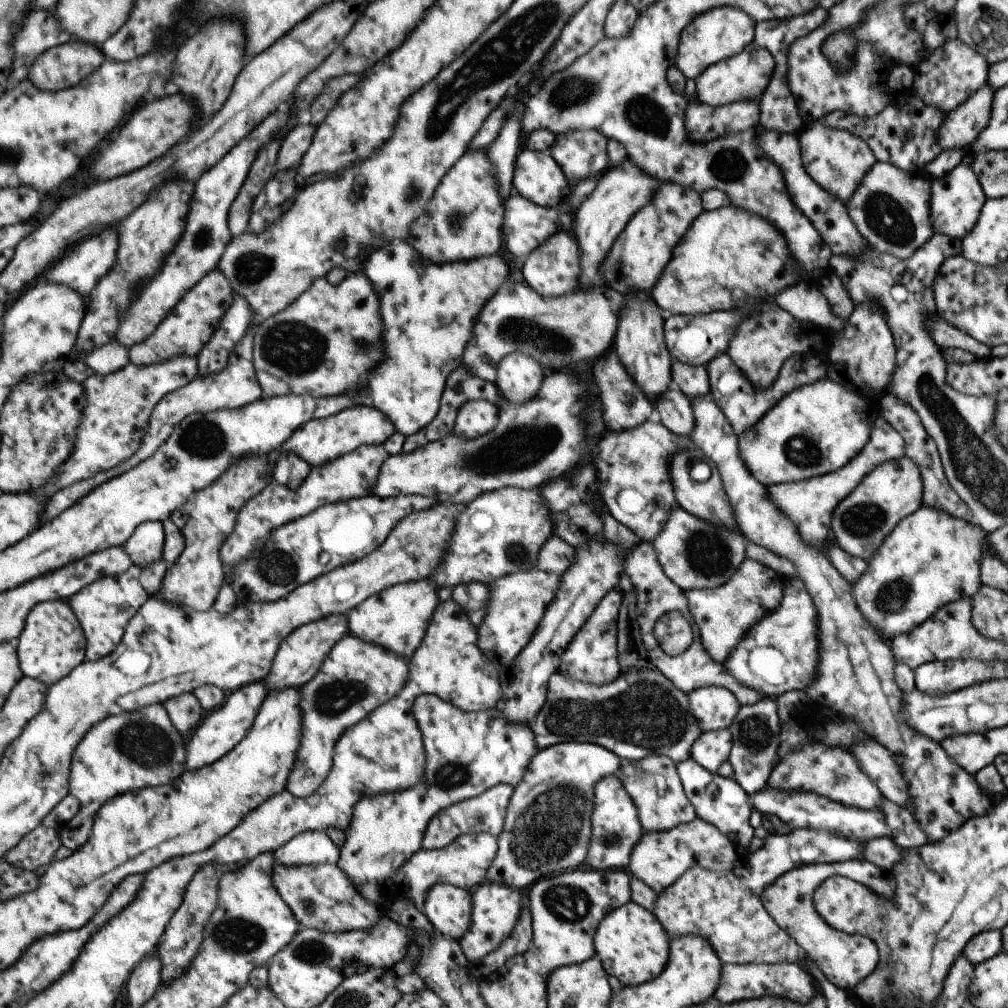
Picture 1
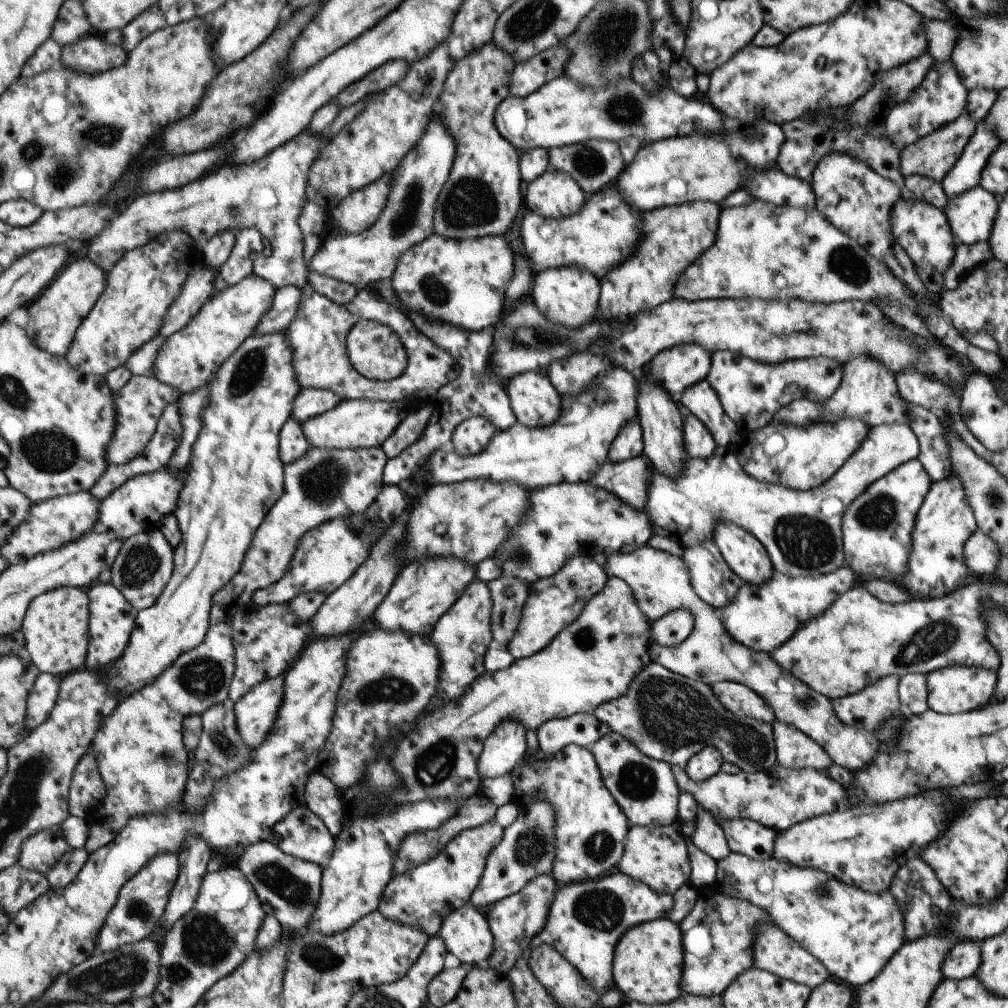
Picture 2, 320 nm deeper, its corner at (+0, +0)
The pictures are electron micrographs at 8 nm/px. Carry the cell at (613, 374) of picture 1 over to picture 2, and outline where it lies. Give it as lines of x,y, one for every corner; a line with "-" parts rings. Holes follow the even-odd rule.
635,419
618,432
618,436
613,440
613,446
610,447
608,458
612,463
621,463
624,460
638,457
643,450
645,446
642,444
642,429

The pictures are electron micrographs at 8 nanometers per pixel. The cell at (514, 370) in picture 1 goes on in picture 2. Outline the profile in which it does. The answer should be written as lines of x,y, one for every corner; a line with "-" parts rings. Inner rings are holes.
544,372
518,374
505,383
518,422
532,429
550,427
562,414
562,394

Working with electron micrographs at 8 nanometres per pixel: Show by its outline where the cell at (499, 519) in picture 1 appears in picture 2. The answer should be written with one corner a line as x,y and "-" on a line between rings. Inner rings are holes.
590,482
561,483
530,492
532,506
524,522
495,557
504,562
505,574
518,576
529,584
555,576
571,558
617,553
621,546
643,546
653,535
645,510
633,508
603,487

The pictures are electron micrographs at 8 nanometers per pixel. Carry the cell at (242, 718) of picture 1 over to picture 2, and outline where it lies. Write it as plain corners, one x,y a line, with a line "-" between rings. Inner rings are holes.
286,675
264,680
239,702
235,712
243,740
258,749
274,732
286,696

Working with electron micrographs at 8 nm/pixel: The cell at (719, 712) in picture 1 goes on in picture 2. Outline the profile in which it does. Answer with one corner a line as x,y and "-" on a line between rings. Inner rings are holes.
721,681
710,686
716,699
730,713
746,716
770,724
775,715
769,705
754,691
744,684
733,681

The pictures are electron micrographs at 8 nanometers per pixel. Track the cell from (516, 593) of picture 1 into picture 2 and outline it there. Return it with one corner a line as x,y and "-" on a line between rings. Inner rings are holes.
592,557
571,558
555,576
530,584
530,598
518,632
510,642
509,652
516,660
524,659
544,650
559,634
575,623
587,603
598,594
609,580
605,570

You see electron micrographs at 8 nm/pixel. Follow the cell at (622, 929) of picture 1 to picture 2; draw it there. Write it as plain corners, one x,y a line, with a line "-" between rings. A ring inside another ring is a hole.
655,919
633,926
624,933
615,948
613,982
624,1000
646,1005
673,1002
683,995
682,980
682,932
678,924
667,919

